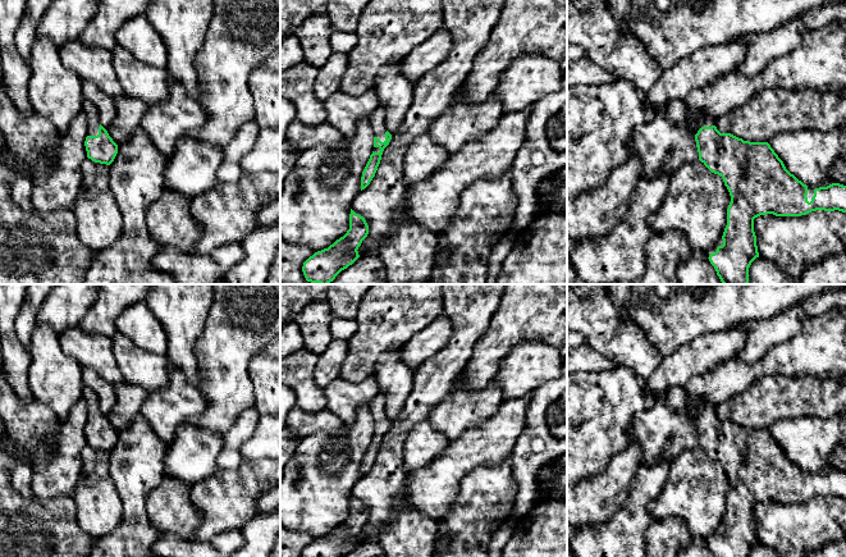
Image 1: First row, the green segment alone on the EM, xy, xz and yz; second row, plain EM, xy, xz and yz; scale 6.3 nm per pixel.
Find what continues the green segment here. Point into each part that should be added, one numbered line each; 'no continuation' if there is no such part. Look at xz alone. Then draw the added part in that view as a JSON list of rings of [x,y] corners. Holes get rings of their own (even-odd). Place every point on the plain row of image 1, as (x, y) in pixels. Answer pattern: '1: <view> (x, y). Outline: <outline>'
1: xz (376, 405). Outline: [[[379,392],[371,401],[370,401],[370,410],[374,417],[374,424],[378,424],[381,429],[385,428],[385,397],[381,392]]]

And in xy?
1: xy (87, 395). Outline: [[[83,387],[82,398],[86,401],[87,406],[87,423],[97,423],[100,406],[95,392],[87,387]]]

